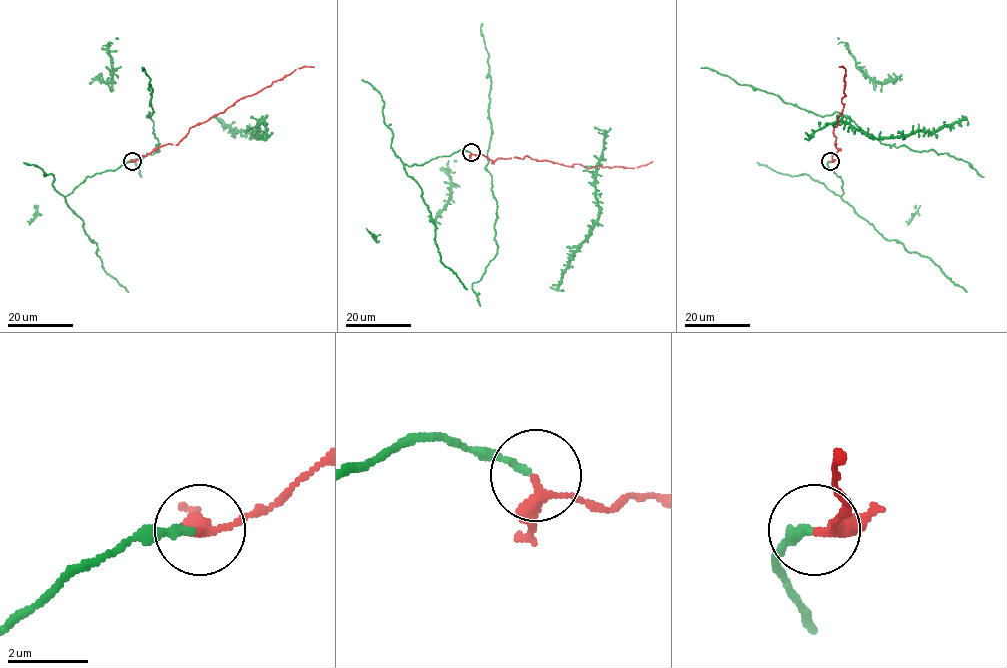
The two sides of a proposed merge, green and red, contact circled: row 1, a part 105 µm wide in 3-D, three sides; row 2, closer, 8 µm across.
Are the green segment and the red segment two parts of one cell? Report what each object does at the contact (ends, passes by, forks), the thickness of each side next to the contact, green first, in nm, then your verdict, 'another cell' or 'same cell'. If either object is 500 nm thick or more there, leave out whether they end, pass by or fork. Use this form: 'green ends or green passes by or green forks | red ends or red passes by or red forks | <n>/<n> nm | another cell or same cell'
green ends | red passes by | 160/260 nm | same cell

